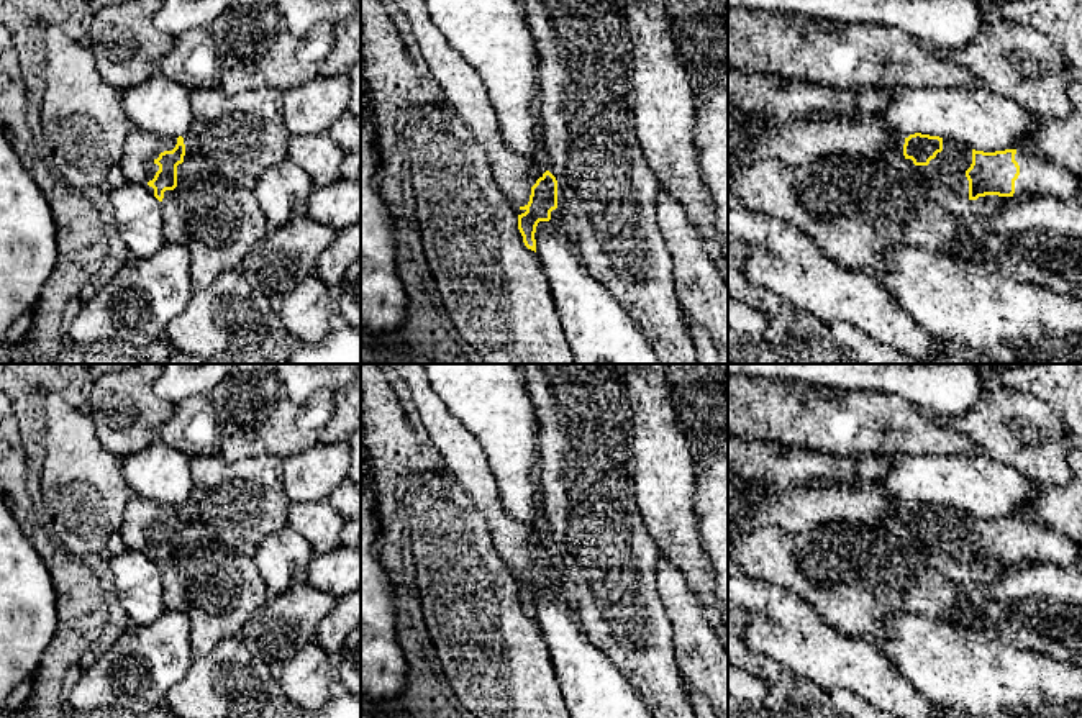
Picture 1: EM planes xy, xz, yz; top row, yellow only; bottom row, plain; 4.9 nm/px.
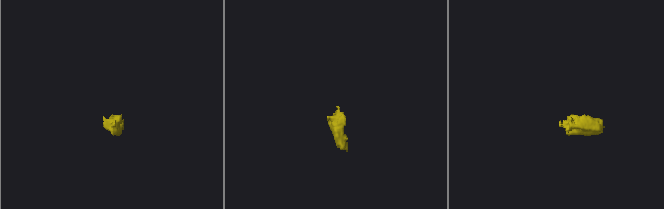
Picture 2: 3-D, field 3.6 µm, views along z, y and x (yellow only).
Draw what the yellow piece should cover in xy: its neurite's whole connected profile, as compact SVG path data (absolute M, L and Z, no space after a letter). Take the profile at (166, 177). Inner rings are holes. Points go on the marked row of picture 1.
M133 128L118 162L125 180L146 187L159 202L177 187L177 166L184 162L184 138Z

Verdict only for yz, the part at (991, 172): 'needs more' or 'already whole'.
needs more

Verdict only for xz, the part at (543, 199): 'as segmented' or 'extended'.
extended

